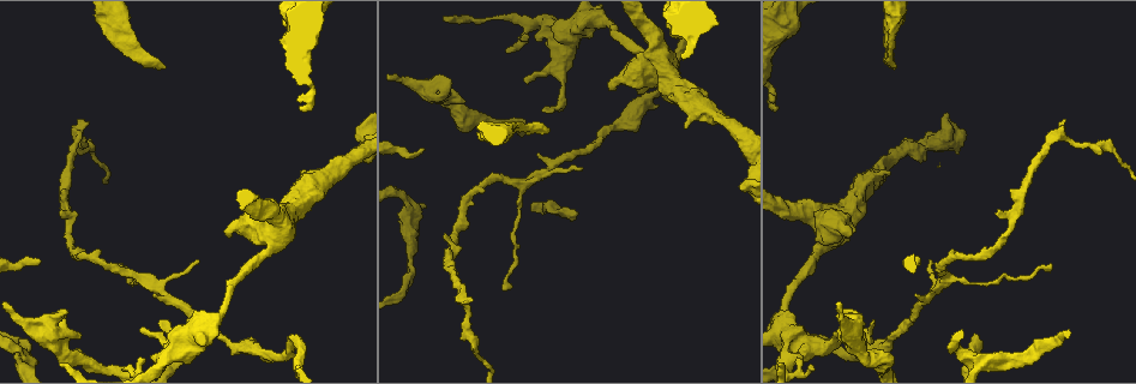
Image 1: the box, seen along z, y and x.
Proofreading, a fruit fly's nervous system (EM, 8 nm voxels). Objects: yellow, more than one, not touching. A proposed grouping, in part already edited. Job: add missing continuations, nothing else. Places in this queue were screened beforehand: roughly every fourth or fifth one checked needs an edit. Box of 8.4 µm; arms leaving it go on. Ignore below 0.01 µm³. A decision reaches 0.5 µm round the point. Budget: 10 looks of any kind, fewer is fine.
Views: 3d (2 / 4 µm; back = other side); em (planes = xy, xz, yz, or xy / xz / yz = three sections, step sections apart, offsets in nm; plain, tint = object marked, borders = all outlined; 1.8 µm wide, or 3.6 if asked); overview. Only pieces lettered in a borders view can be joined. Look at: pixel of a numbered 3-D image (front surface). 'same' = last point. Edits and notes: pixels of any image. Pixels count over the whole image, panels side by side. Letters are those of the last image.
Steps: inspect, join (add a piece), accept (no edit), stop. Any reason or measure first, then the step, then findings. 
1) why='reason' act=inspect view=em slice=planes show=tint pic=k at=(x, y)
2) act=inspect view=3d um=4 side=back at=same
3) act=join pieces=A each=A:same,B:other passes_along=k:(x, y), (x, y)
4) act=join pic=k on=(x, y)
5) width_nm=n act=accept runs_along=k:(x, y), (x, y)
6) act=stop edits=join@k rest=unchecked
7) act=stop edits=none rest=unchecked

act=inspect view=em slice=xz step=4 show=borders pic=1 at=(423, 148)

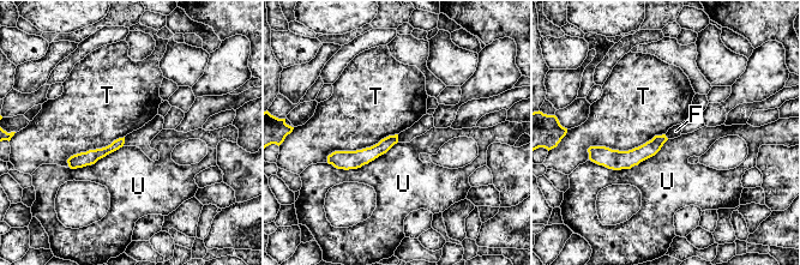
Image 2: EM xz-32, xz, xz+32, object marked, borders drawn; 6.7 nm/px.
act=accept each=F:other,T:other,U:other found='none of them fits'

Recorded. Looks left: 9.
act=inspect view=3d um=2 side=back pic=1 at=(574, 213)

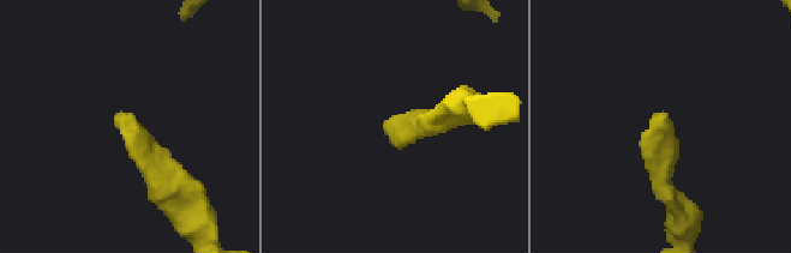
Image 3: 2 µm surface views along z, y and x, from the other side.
act=inspect view=em slice=xz step=8 show=tint pic=3 at=(387, 121)

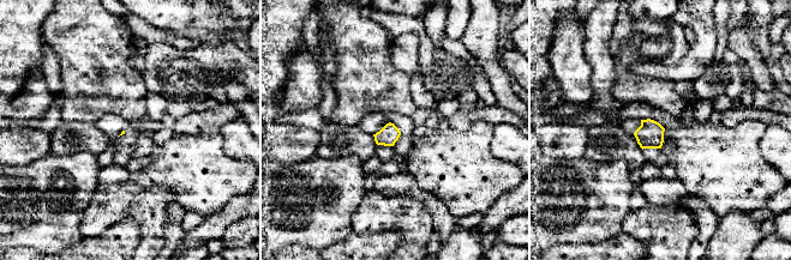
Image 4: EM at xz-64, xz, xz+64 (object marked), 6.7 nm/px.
why='another direction' act=inspect view=em slice=planes show=borders at=same

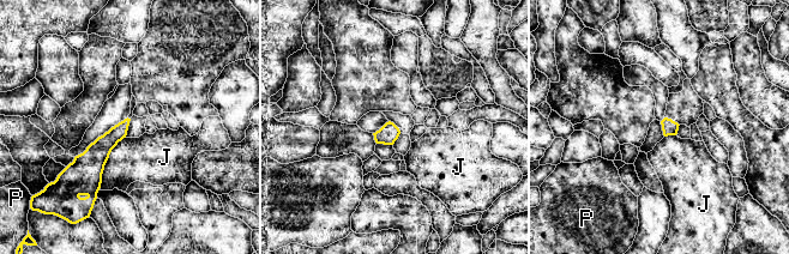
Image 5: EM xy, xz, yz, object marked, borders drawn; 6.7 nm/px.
width_nm=110 act=accept each=J:other,P:other border=5:(125, 137), (112, 150), (100, 187) found='none of them fits'

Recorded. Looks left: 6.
why='thick end' act=inspect view=em slice=yz step=16 show=plain pic=1 at=(76, 336)

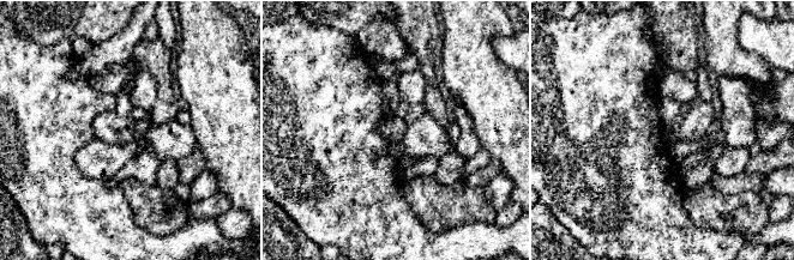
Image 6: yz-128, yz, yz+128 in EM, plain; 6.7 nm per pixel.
why='what lies round it' act=inspect view=em slice=yz step=16 show=borders at=same

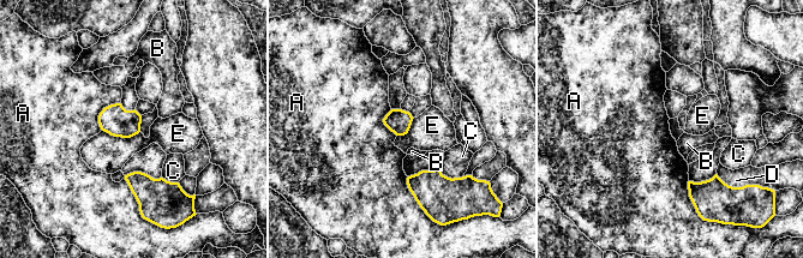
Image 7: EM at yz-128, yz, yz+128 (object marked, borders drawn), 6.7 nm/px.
act=accept each=A:other,B:other,C:other,D:other,E:other border=7:(102, 130), (121, 137), (139, 132) found='no lettered piece goes on from it'

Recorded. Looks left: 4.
act=inspect view=em slice=planes show=borders pic=1 at=(302, 172)

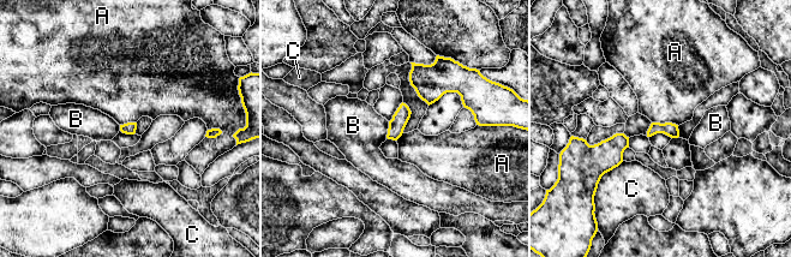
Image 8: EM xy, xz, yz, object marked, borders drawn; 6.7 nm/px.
act=accept each=A:other,B:other,C:other border=8:(652, 121), (675, 123), (678, 125) found='no lettered piece goes on from it'

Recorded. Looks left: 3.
act=stop edits=none rest=unchecked

